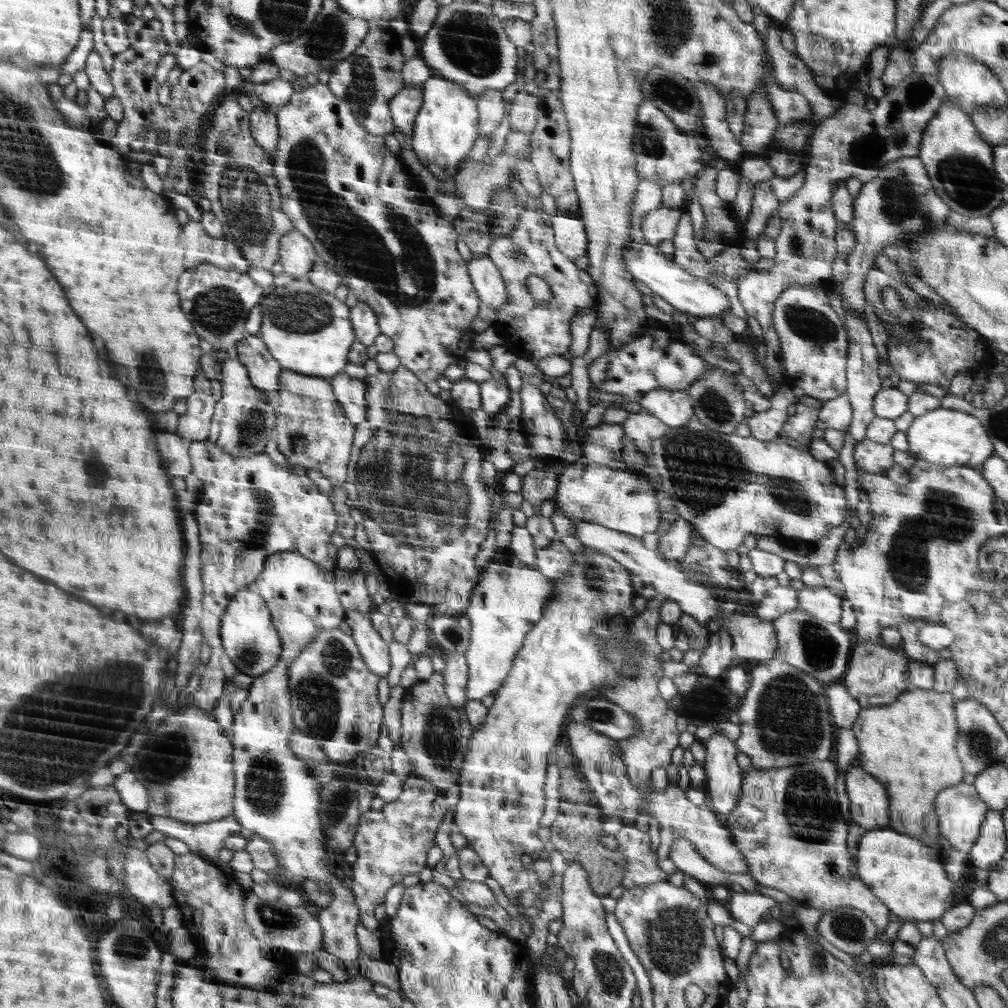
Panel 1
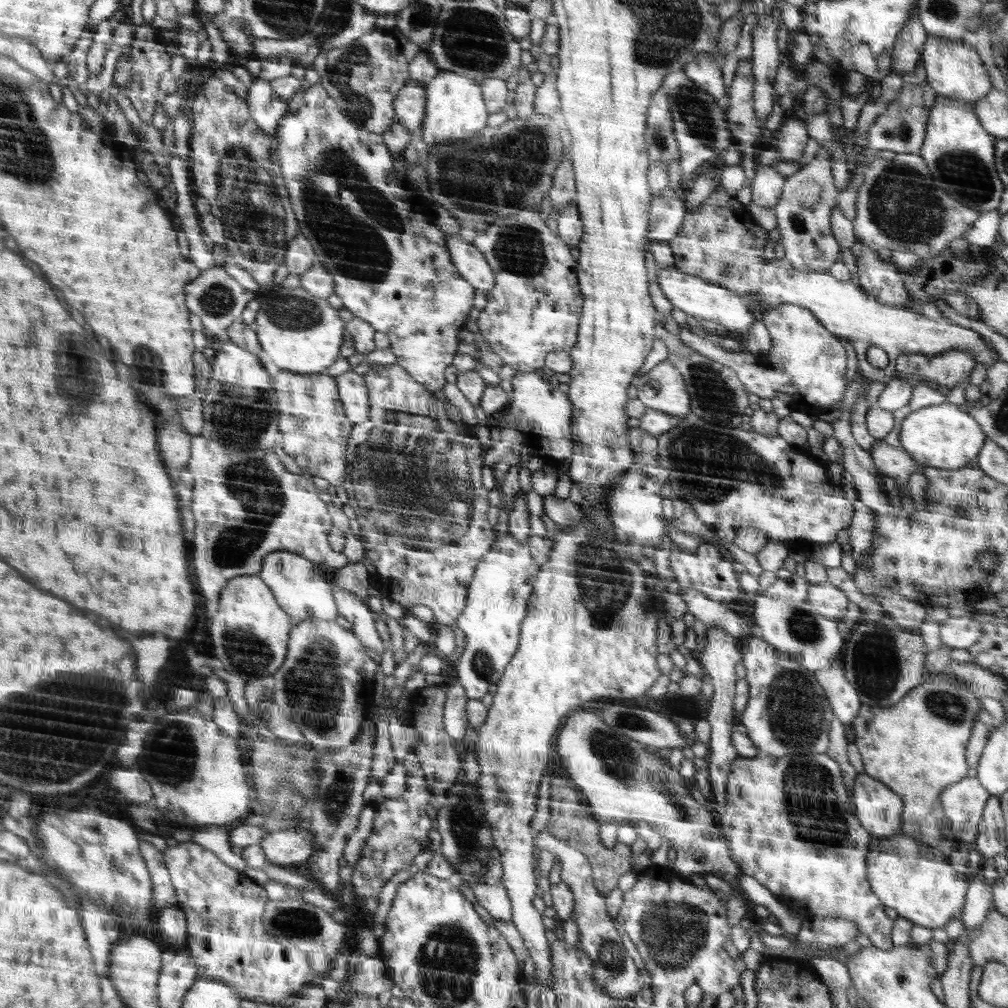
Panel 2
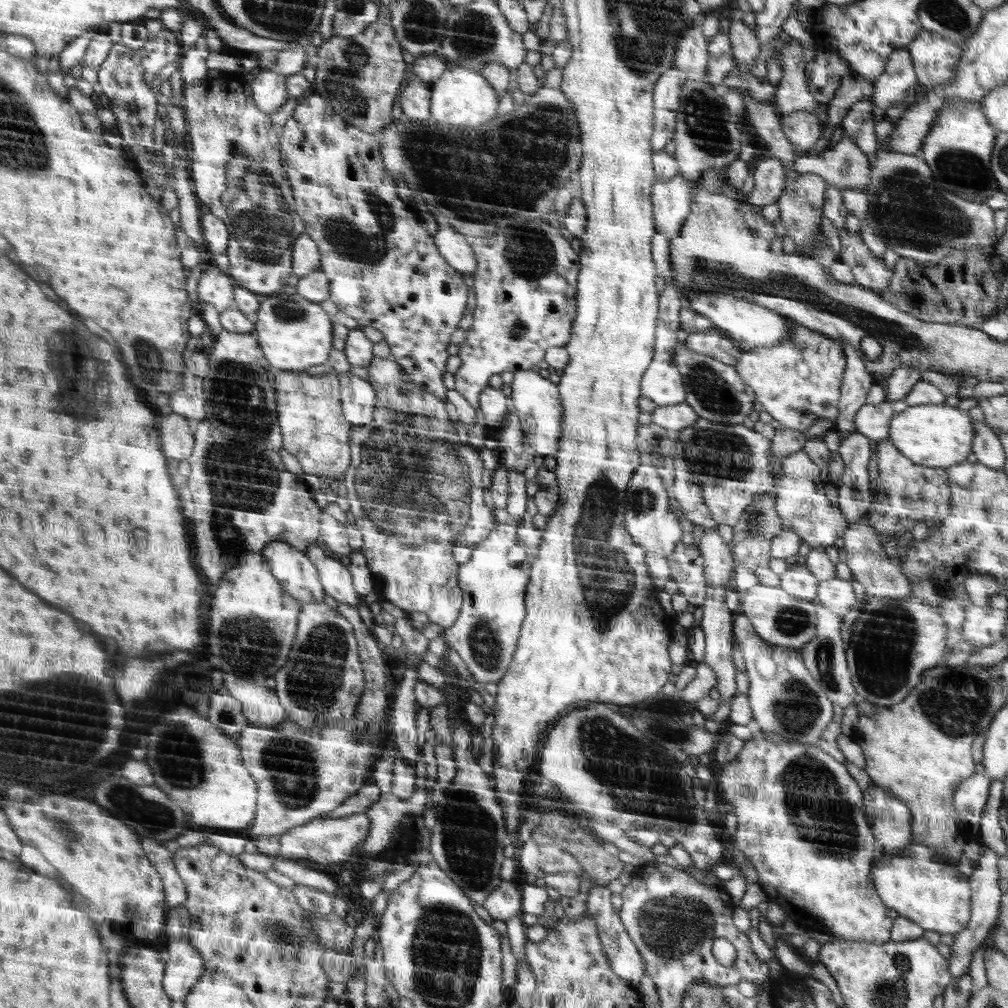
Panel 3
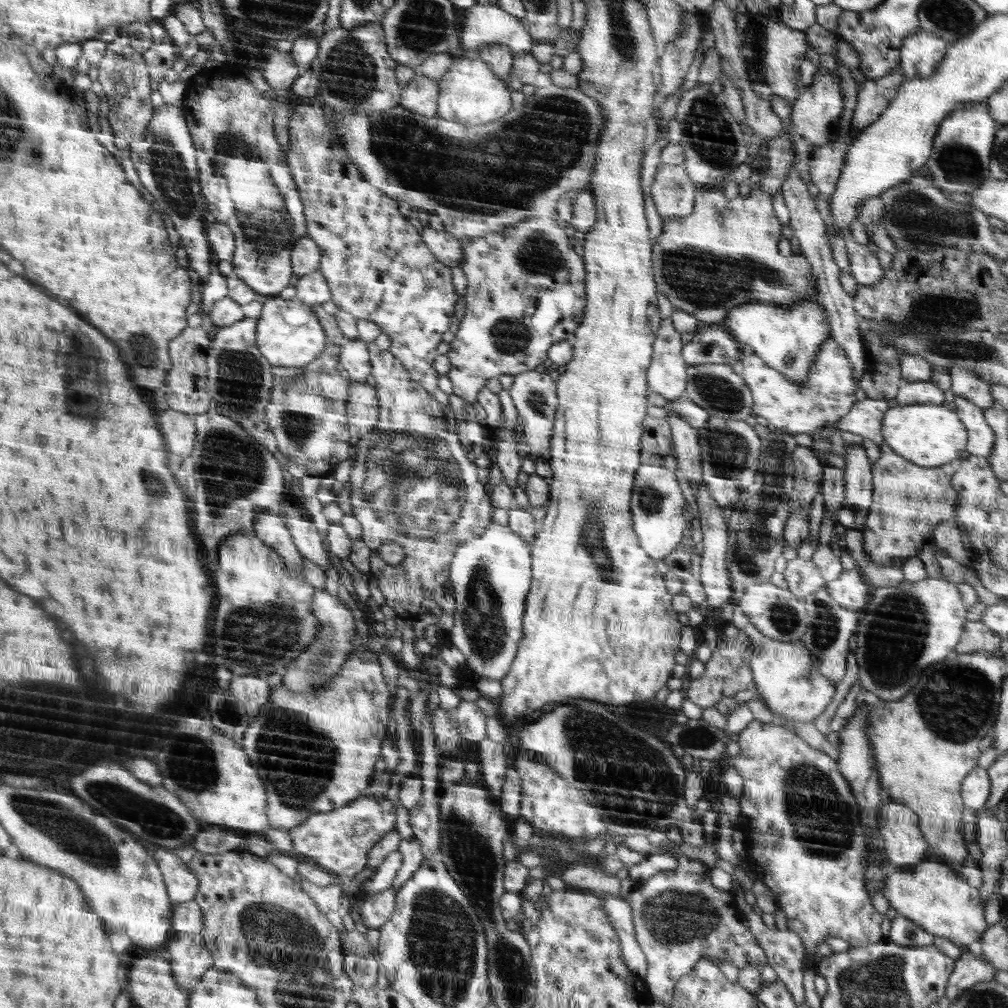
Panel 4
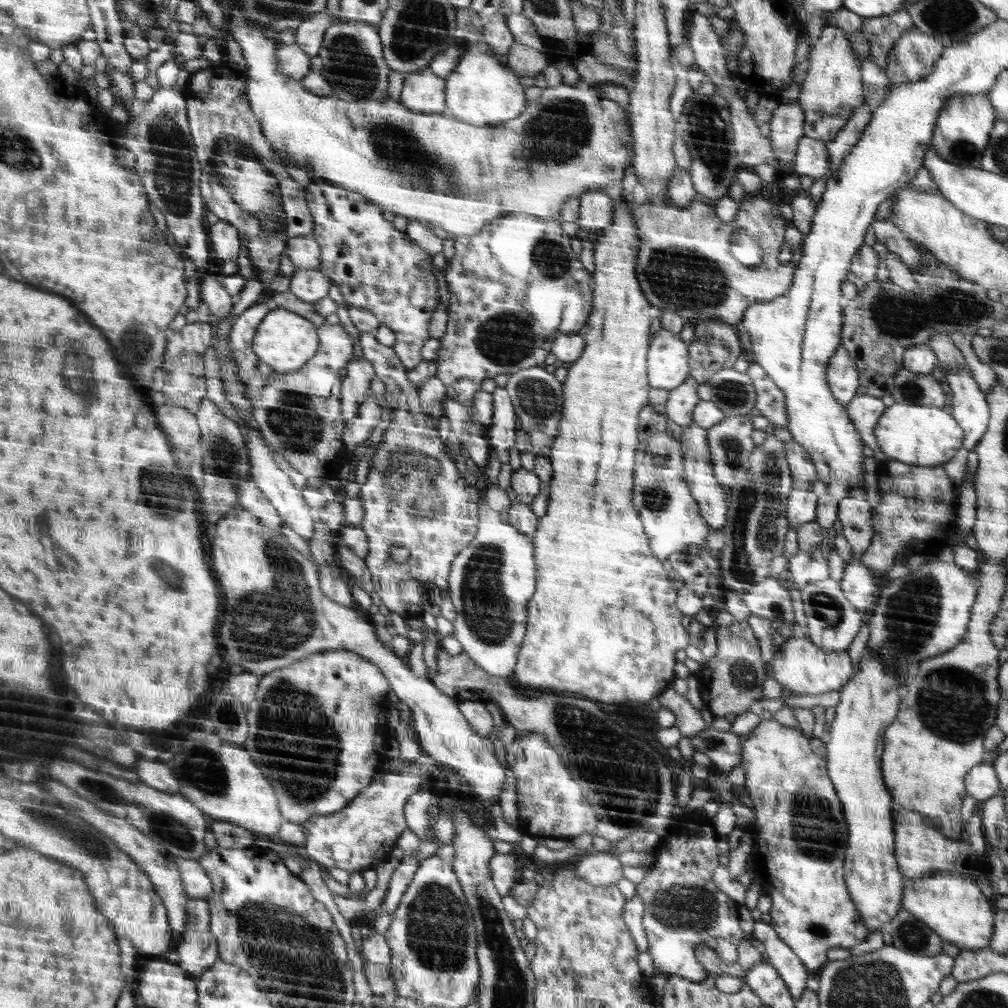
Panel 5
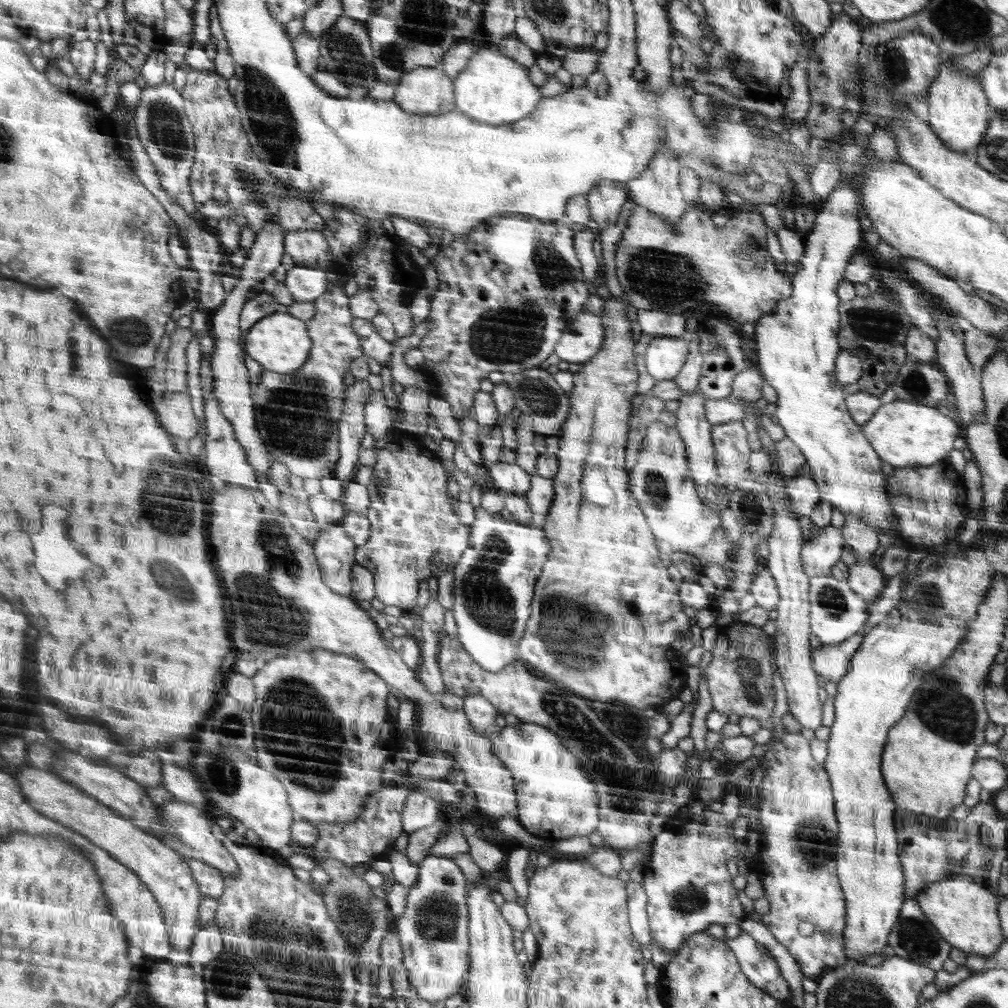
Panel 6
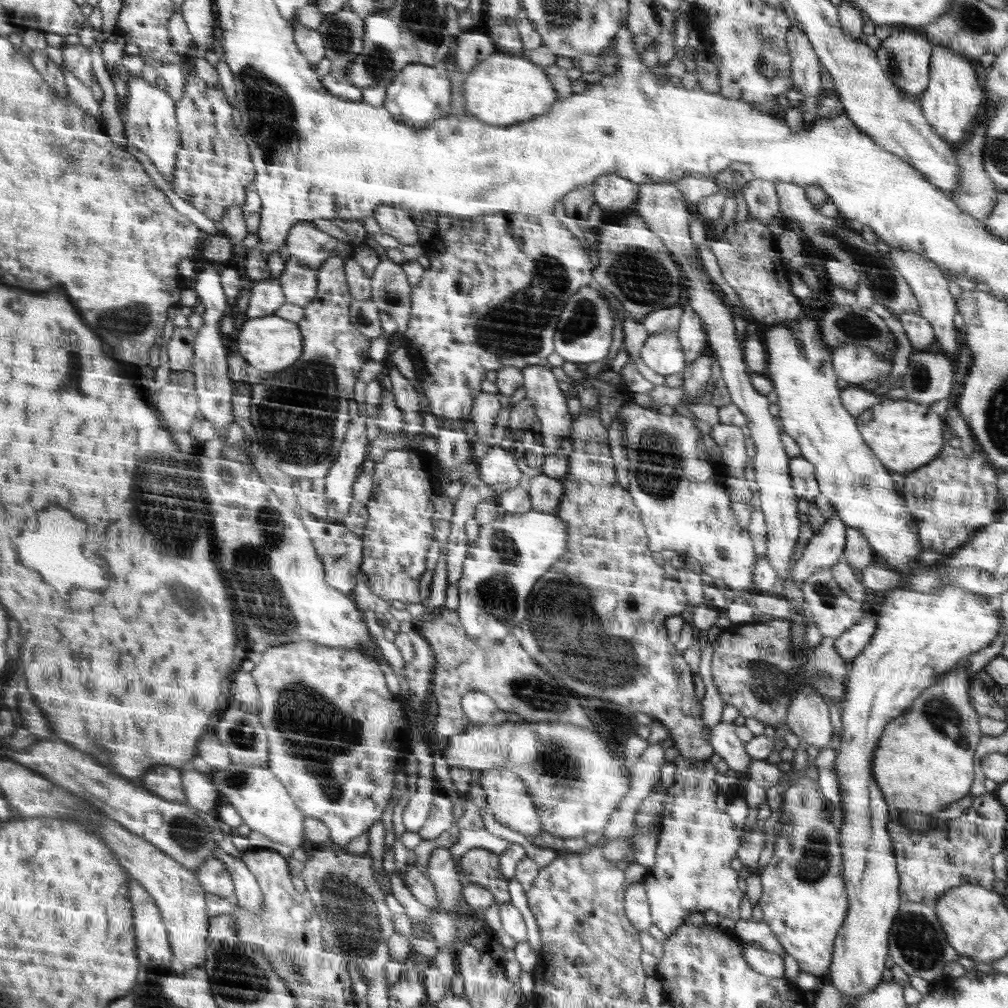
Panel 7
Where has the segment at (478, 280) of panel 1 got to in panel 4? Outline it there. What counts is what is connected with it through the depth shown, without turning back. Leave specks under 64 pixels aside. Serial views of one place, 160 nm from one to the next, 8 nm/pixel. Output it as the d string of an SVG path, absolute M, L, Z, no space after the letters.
M425 228L422 236L433 255L438 257L438 260L445 262L452 268L460 268L463 248L458 238L445 230L436 231L432 228Z

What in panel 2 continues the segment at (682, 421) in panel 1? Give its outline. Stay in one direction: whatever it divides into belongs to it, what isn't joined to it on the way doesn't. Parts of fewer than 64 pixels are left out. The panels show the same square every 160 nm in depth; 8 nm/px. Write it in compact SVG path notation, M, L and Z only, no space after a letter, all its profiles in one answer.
M668 359L636 378L636 396L654 410L674 417L690 414L690 399L682 375Z

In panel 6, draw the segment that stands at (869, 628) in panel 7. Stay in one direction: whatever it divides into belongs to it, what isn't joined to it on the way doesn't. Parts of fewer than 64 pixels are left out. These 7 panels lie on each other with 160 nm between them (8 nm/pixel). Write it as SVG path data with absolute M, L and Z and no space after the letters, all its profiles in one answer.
M864 630L854 635L852 639L842 644L836 645L823 645L820 650L810 650L810 662L812 662L812 669L815 670L816 676L822 677L824 682L834 682L838 684L842 679L848 675L852 667L853 657L857 655L860 650L861 644L864 642Z

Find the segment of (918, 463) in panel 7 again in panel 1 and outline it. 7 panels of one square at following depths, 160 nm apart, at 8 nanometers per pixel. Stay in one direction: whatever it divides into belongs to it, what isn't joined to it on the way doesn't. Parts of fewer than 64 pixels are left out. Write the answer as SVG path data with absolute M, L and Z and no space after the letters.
M938 407L913 421L905 432L910 452L915 458L923 458L934 464L975 467L995 454L995 448L988 430L972 413Z

